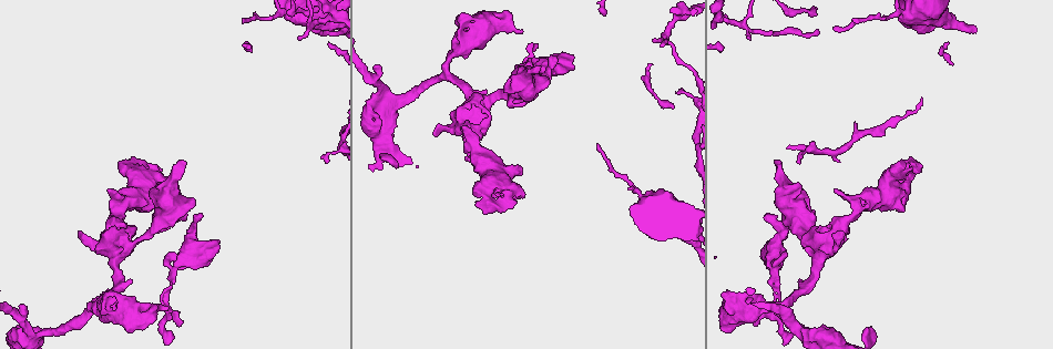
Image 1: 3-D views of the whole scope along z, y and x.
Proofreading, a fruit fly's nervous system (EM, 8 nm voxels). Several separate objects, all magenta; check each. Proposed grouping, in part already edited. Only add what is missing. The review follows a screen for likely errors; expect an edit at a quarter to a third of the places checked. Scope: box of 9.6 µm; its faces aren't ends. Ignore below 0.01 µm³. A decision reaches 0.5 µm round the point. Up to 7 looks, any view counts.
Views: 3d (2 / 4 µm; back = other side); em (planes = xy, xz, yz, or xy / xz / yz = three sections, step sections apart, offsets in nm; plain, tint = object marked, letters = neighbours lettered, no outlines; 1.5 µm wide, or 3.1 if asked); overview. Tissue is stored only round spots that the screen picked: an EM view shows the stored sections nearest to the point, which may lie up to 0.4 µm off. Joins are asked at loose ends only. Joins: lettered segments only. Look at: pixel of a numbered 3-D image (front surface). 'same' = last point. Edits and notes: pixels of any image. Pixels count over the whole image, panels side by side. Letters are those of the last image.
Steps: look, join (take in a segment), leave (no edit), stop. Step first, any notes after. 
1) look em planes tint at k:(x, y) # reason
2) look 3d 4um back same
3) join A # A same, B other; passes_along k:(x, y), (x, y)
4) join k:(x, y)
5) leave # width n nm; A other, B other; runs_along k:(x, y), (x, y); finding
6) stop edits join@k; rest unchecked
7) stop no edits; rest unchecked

look em planes letters at 1:(463, 125) # free end

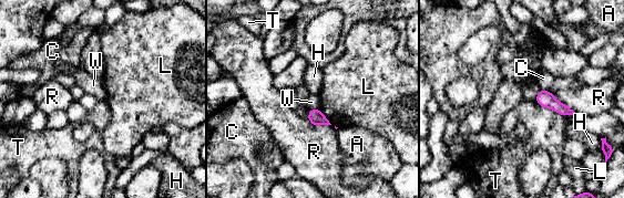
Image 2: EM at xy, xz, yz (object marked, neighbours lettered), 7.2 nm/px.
leave # longest_contact T 260 nm; A other, C other, H other, L other, R other, T other, W other; border 2:(319, 107), (308, 111); none of them fits

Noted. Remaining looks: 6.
look em planes tint at 1:(299, 39) # free end

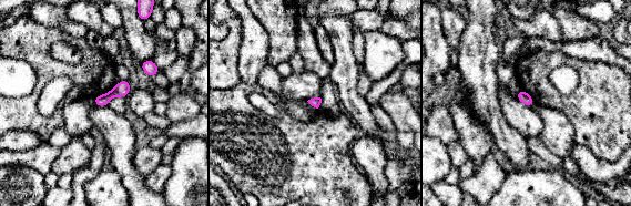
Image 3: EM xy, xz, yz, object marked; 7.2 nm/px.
look em planes letters same # what lies round it

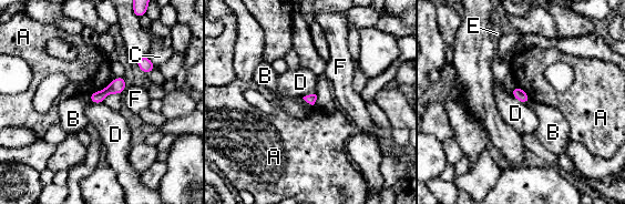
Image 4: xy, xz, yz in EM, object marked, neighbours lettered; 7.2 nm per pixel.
leave # A other, B other, C other, D other, E other, F other; border 4:(511, 90), (516, 99), (526, 104); no lettered segment goes on from it

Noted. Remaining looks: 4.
look em yz step 4 plain at 1:(777, 163) # branch stops here

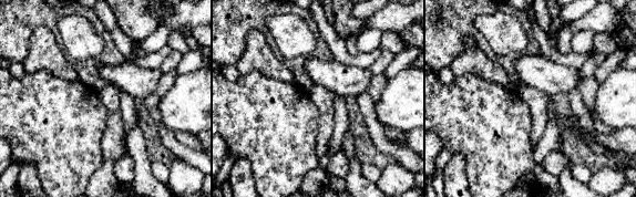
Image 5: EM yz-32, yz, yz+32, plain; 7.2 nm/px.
look em yz step 4 letters same # what lies round it

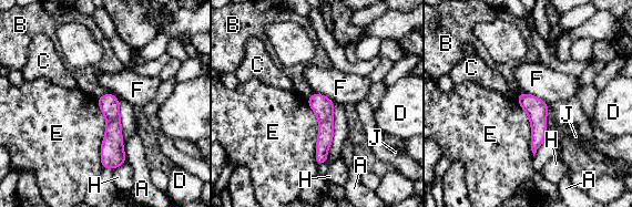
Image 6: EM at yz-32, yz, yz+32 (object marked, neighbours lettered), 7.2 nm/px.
leave # A other, B other, C other, D other, E other, F other, H other, J other; runs_along 6:(108, 96), (113, 120), (114, 165); none of them fits

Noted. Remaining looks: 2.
stop no edits; rest unchecked

